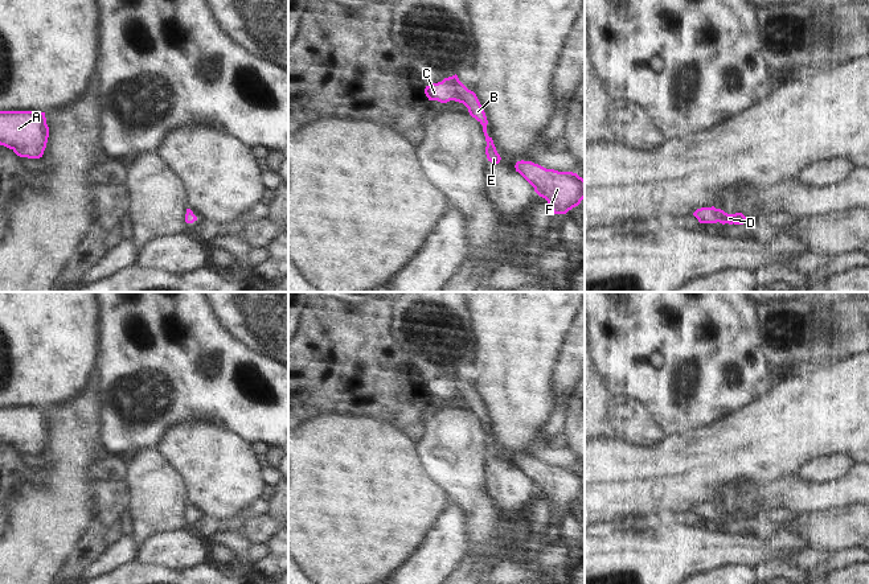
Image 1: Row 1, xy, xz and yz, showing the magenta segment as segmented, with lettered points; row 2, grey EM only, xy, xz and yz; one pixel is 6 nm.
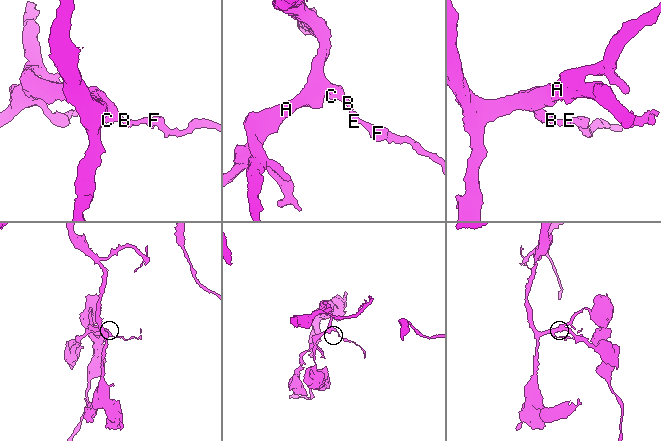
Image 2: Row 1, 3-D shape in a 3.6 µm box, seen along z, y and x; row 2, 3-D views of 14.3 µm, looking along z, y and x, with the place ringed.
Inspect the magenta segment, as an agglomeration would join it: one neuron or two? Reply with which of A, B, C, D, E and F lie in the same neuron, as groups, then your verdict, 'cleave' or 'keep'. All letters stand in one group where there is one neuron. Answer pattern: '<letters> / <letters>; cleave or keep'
A B C D E F; keep

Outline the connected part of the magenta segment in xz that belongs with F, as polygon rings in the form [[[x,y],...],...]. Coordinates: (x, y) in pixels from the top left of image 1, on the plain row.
[[[524,456],[515,464],[548,497],[554,510],[566,510],[585,494],[585,476],[577,469],[546,465]]]

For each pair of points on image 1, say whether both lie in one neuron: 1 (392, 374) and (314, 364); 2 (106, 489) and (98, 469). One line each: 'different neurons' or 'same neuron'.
1: same neuron
2: different neurons

